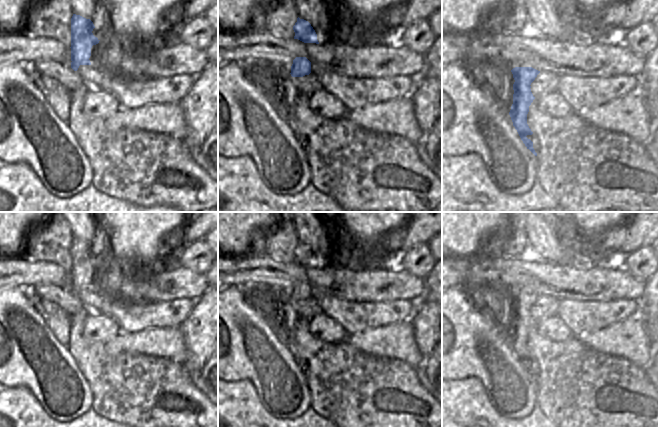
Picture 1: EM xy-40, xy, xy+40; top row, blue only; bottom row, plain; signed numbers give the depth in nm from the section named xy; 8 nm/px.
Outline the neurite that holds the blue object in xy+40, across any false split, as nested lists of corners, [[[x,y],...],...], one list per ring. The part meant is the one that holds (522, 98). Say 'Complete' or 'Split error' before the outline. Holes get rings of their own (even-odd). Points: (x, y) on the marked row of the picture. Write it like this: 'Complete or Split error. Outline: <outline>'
Complete. Outline: [[[515,67],[511,70],[511,72],[515,82],[513,84],[513,104],[511,106],[509,115],[513,122],[513,126],[517,130],[527,149],[537,156],[537,153],[533,148],[533,142],[526,136],[533,134],[527,124],[529,106],[535,99],[531,92],[530,85],[535,80],[540,71],[532,67]]]

